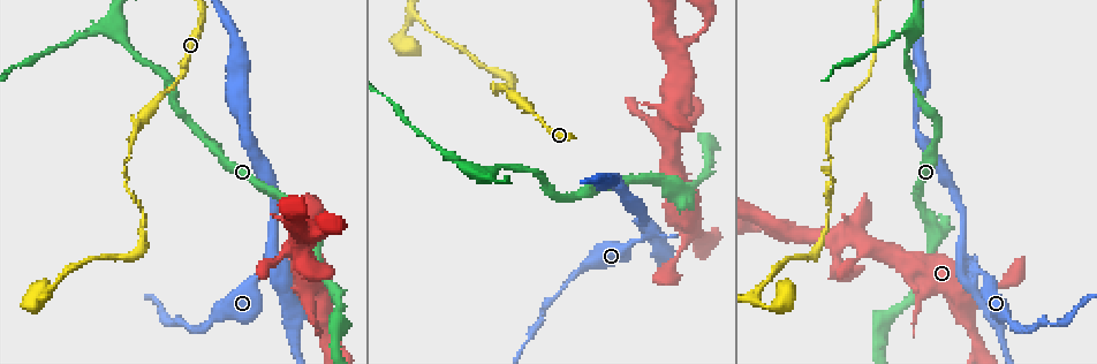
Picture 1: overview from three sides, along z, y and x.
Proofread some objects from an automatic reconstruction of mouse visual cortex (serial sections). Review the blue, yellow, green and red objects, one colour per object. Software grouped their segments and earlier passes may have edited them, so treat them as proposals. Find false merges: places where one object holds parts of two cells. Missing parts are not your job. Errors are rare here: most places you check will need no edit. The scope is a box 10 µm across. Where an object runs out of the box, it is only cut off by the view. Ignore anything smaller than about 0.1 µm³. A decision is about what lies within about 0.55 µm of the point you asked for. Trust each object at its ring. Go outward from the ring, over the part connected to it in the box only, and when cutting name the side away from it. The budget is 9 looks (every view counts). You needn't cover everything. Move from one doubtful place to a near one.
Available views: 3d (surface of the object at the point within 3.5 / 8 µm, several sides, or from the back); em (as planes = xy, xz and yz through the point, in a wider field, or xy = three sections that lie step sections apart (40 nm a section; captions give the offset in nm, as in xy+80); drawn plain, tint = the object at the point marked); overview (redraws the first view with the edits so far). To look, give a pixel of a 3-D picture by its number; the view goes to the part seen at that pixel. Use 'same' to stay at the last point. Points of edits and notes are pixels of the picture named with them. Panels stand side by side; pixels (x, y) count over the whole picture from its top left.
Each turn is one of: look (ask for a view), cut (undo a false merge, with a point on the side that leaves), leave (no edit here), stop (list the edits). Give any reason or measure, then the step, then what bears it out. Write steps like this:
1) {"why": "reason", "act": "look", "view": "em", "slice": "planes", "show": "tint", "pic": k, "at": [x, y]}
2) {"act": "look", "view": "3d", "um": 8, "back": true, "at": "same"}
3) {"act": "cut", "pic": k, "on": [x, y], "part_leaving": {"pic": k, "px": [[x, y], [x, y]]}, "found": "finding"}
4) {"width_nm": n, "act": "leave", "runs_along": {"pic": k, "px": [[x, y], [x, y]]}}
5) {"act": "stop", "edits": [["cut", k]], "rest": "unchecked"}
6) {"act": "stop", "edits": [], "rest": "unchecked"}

{"why": "branch point", "act": "look", "view": "3d", "um": 3.5, "pic": 1, "at": [978, 273]}

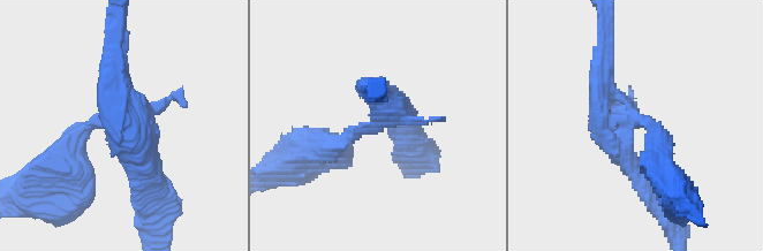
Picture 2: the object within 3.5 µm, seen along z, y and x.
{"why": "shape alone is not enough", "act": "look", "view": "em", "slice": "xy", "step": 1, "show": "tint", "pic": 2, "at": [638, 119]}

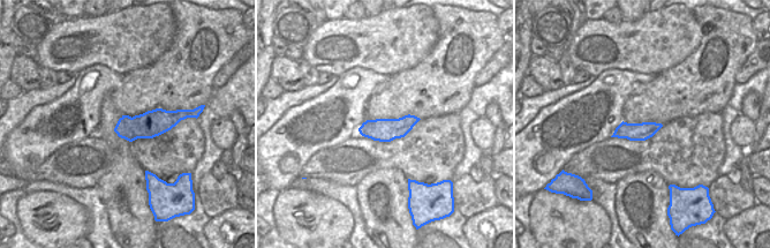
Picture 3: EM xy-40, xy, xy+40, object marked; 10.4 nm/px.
{"act": "cut", "pic": 2, "on": [125, 156], "part_leaving": {"pic": 2, "px": [[120, 116], [116, 31]]}, "found": "two cells meet here"}

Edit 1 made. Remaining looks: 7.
{"why": "calibre changes", "act": "look", "view": "3d", "um": 3.5, "pic": 1, "at": [666, 191]}

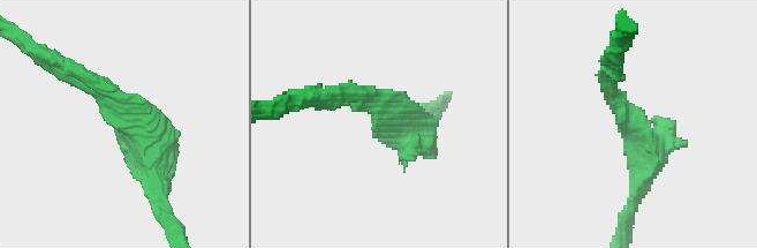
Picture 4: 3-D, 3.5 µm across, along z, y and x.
{"arm_widths_nm": [200, 450], "act": "look", "view": "em", "slice": "xy", "step": 1, "show": "tint", "pic": 4, "at": [128, 122]}

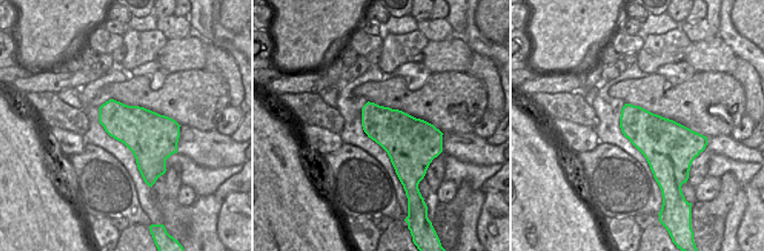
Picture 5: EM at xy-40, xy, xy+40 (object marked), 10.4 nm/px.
{"act": "leave", "runs_along": {"pic": 4, "px": [[76, 70], [148, 141], [158, 183]]}, "found": "one cell here"}

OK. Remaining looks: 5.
{"why": "redraw", "act": "look", "view": "overview"}

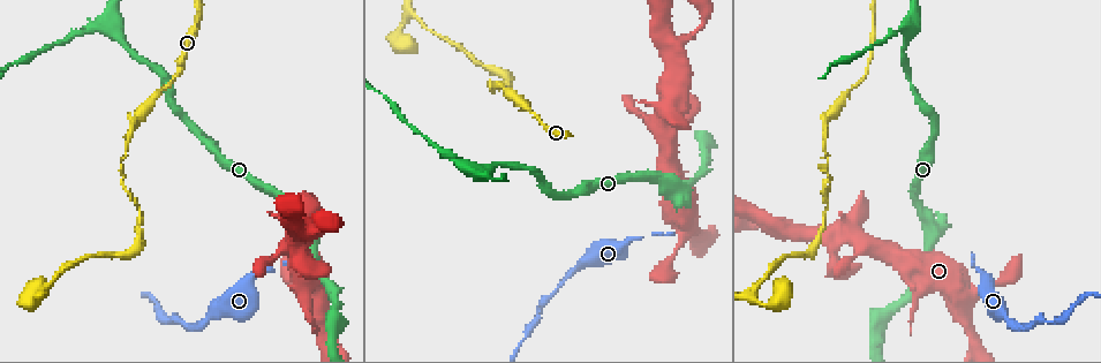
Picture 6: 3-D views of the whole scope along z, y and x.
{"why": "sudden change in width", "act": "look", "view": "3d", "um": 3.5, "pic": 6, "at": [701, 16]}

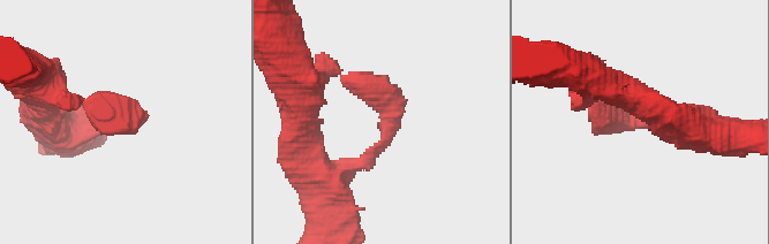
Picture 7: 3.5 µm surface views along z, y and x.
{"arm_widths_nm": [200, 450], "why": "need the tissue", "act": "look", "view": "em", "slice": "xy", "step": 3, "show": "tint", "pic": 7, "at": [638, 125]}

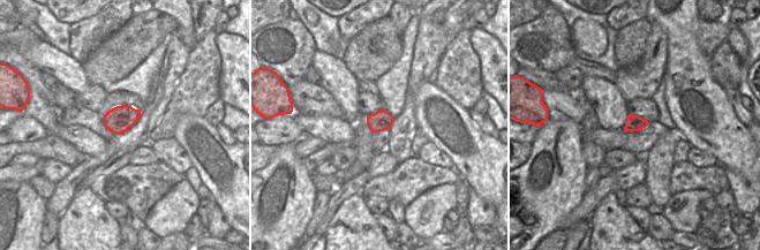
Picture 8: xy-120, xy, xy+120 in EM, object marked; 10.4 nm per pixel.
{"act": "leave", "runs_along": {"pic": 7, "px": [[693, 131], [617, 120], [596, 103]]}, "found": "one cell here"}

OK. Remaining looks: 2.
{"act": "stop", "edits": [["cut", 2]], "rest": "unchecked"}

